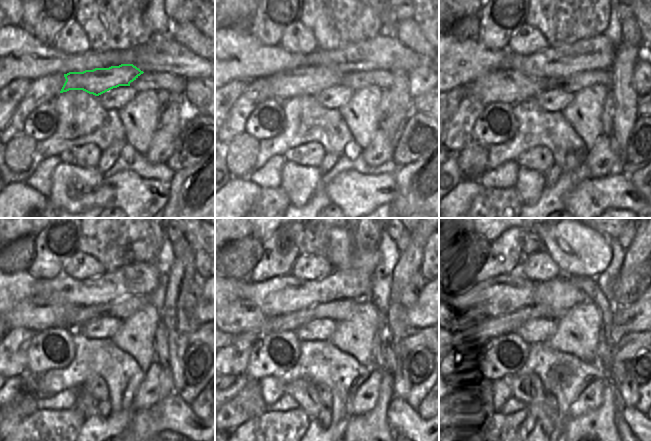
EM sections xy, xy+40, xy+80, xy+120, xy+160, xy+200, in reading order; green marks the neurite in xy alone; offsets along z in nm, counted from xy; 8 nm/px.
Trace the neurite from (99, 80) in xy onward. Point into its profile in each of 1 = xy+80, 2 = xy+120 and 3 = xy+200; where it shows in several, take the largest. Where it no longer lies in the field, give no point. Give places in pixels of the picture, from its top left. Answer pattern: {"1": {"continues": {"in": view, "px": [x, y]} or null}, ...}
{"1": {"continues": {"in": "xy+80", "px": [524, 87]}}, "2": {"continues": {"in": "xy+120", "px": [27, 313]}}, "3": {"continues": {"in": "xy+200", "px": [459, 316]}}}

